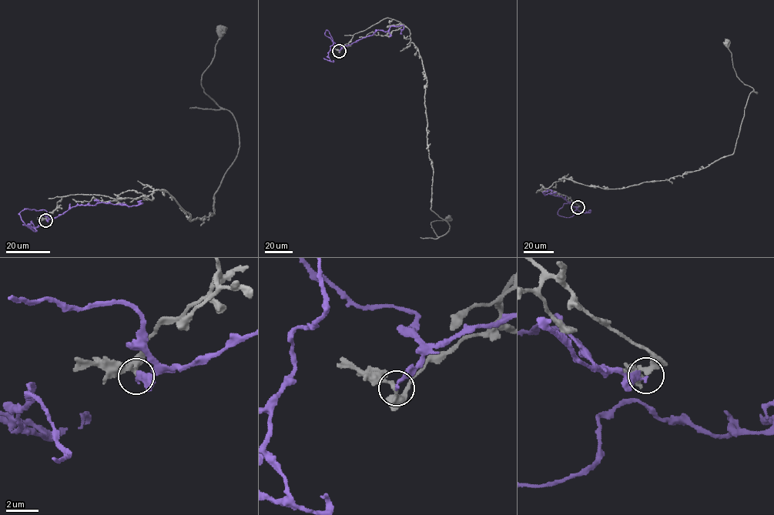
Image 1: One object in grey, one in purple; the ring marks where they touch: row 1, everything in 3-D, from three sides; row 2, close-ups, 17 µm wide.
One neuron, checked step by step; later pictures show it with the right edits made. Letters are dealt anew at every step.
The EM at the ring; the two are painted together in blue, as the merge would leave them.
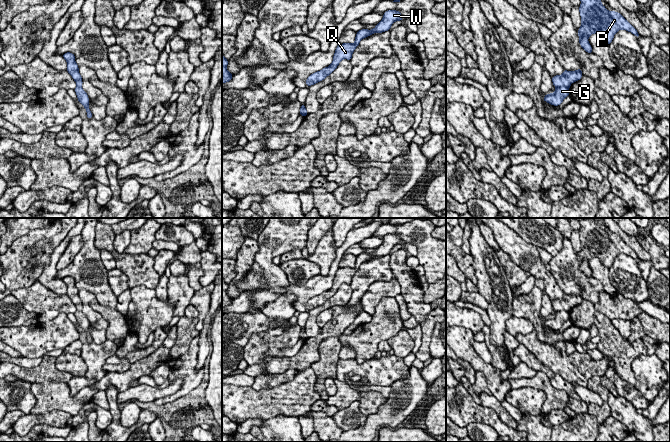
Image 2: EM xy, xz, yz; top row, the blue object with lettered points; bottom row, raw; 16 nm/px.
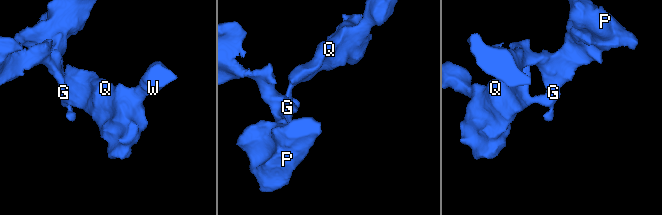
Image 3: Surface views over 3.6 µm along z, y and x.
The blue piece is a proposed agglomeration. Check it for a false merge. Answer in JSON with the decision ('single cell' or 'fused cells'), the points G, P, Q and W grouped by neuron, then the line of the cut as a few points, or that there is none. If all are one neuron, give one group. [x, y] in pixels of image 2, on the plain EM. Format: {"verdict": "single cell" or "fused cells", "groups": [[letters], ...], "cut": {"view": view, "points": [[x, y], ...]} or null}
{"verdict": "fused cells", "groups": [["G", "Q", "W"], ["P"]], "cut": {"view": "yz", "points": [[568, 311], [561, 310], [556, 312]]}}

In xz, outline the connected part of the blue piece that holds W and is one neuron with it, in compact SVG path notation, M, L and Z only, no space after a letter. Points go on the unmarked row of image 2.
M397 234L385 235L382 244L378 248L376 248L375 252L371 254L361 253L357 255L355 266L353 268L348 266L339 268L335 274L332 287L328 291L325 291L322 294L309 299L308 302L306 303L306 309L310 311L311 309L323 305L337 292L337 290L343 283L351 285L352 278L356 273L356 271L360 268L360 265L362 263L369 261L374 257L382 257L388 255L390 254L392 248L395 245L401 245L401 244L403 244L403 241L399 235Z

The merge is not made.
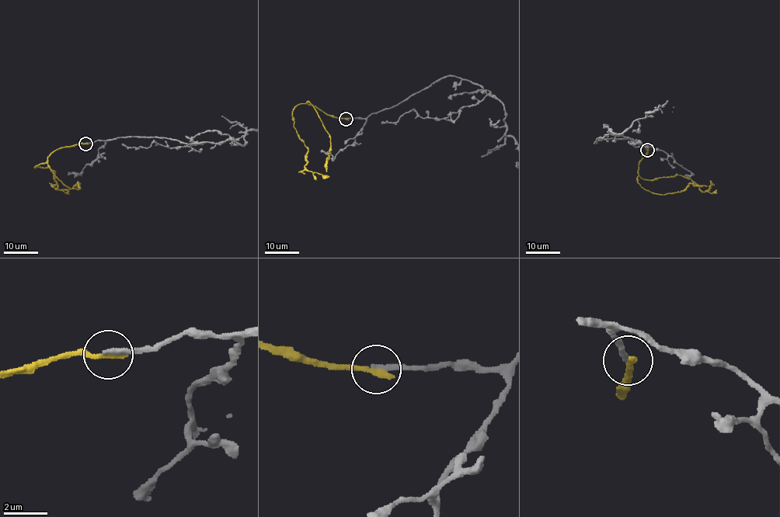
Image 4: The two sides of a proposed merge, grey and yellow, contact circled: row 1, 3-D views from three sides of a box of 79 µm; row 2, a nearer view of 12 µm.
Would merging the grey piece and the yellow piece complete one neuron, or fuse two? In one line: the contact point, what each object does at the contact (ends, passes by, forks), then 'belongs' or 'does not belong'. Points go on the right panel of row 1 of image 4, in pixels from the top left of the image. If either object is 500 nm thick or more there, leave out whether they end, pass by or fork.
at (647, 150); grey ends there; yellow ends there; does not belong

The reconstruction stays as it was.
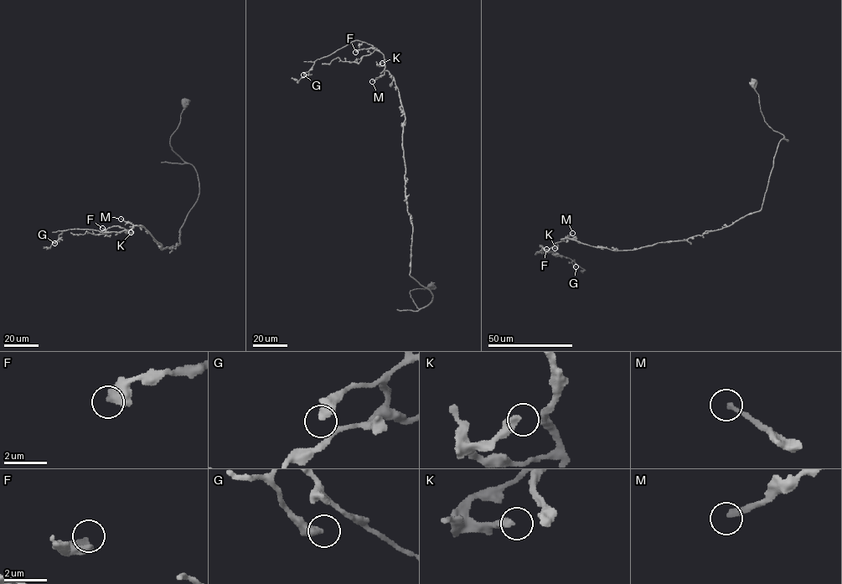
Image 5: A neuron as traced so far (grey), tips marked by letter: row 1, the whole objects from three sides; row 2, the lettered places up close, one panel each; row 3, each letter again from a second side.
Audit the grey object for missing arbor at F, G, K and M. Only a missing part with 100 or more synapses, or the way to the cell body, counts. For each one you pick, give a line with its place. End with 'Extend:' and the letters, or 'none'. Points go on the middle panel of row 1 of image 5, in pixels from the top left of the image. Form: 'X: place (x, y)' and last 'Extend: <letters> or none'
M: place (372, 81)
Extend: M

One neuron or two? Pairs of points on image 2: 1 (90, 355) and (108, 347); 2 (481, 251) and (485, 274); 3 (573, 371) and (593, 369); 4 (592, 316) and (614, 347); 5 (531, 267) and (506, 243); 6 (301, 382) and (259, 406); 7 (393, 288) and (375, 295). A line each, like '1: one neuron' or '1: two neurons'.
1: one neuron
2: one neuron
3: one neuron
4: one neuron
5: one neuron
6: one neuron
7: one neuron

